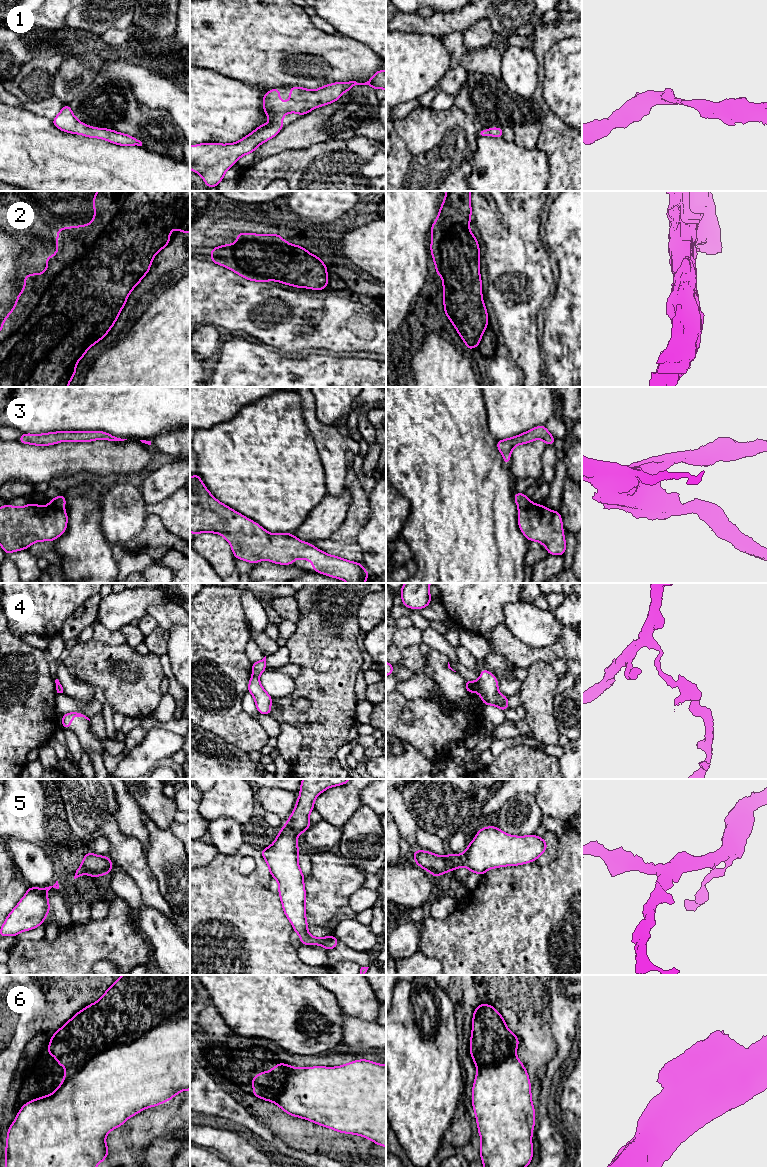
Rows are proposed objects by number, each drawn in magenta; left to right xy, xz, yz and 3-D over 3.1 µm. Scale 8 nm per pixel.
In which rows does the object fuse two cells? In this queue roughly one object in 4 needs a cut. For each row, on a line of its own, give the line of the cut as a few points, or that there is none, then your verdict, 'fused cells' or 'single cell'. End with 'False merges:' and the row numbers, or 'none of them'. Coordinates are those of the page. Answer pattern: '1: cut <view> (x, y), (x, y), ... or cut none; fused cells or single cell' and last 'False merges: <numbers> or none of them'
1: cut none; single cell
2: cut none; single cell
3: cut none; single cell
4: cut yz (476, 682), (478, 689); fused cells
5: cut none; single cell
6: cut xy (189, 1010), (138, 1039), (107, 1046), (83, 1066), (67, 1071); fused cells
False merges: 4, 6

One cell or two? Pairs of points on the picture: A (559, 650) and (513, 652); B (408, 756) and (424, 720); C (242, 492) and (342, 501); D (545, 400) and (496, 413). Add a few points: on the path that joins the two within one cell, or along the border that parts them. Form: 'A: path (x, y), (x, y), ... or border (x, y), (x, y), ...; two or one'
A: path (548, 654), (524, 654); one
B: border (396, 736), (405, 740), (431, 761); two
C: border (327, 491), (323, 499), (307, 516); two
D: path (533, 400), (519, 400), (508, 411); one

